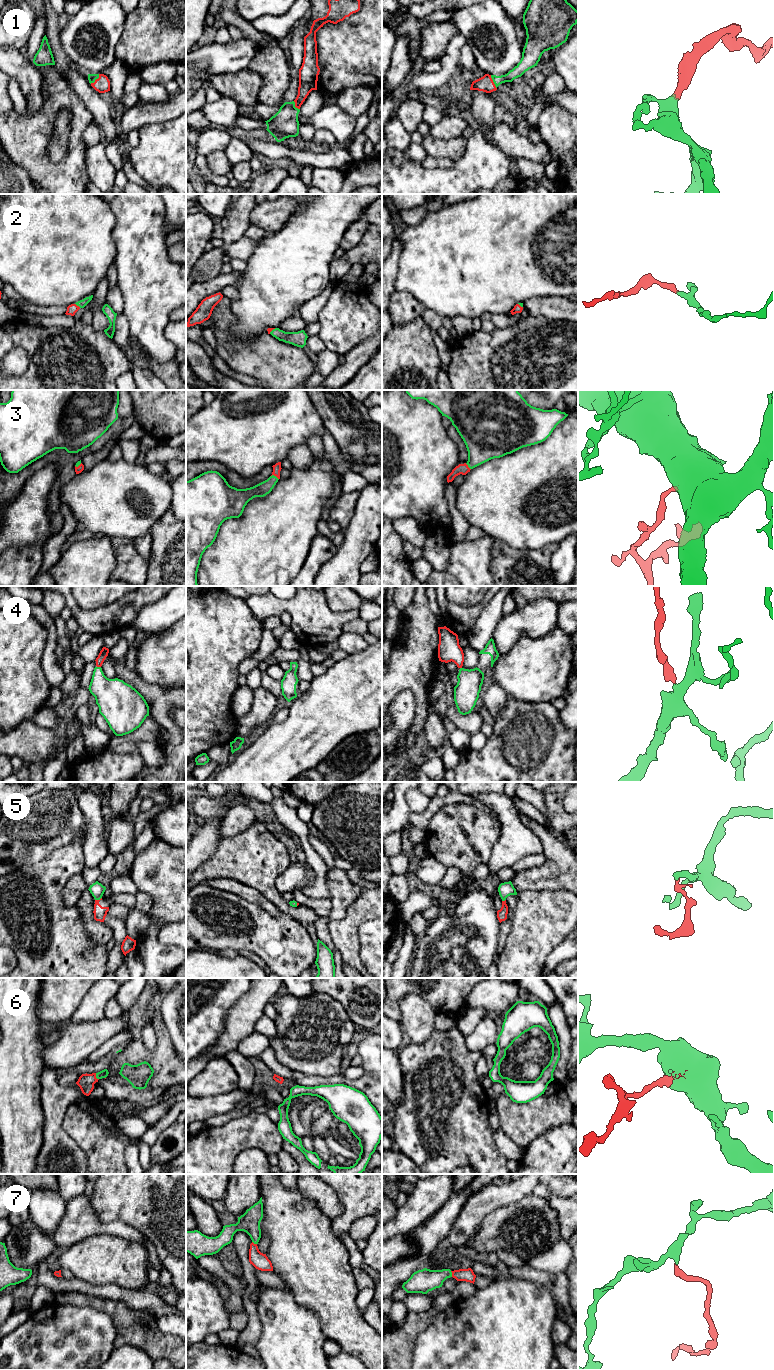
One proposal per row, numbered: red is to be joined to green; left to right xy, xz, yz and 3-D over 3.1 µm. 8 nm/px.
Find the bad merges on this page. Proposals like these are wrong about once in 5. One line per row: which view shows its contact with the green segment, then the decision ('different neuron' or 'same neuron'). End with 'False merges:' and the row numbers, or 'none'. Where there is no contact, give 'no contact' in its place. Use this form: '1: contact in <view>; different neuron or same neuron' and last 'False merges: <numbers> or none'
1: contact in yz; same neuron
2: contact in xy; same neuron
3: contact in xz; same neuron
4: contact in xy; same neuron
5: contact in xy; same neuron
6: contact in xy; same neuron
7: contact in yz; same neuron
False merges: none

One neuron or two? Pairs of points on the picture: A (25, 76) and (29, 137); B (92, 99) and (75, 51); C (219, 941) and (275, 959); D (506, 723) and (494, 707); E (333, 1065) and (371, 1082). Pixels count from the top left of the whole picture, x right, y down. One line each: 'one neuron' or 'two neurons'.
A: two neurons
B: two neurons
C: one neuron
D: two neurons
E: two neurons

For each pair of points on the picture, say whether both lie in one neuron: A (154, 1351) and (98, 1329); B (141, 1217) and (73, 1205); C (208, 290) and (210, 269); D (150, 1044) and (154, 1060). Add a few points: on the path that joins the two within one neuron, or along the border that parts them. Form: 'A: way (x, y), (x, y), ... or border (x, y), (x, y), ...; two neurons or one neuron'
A: border (106, 1314), (111, 1319), (115, 1329), (115, 1347); two neurons
B: border (88, 1198), (96, 1216), (102, 1222), (115, 1220); two neurons
C: border (220, 272), (208, 280), (196, 283); two neurons
D: border (138, 1036), (149, 1050), (155, 1049); two neurons

